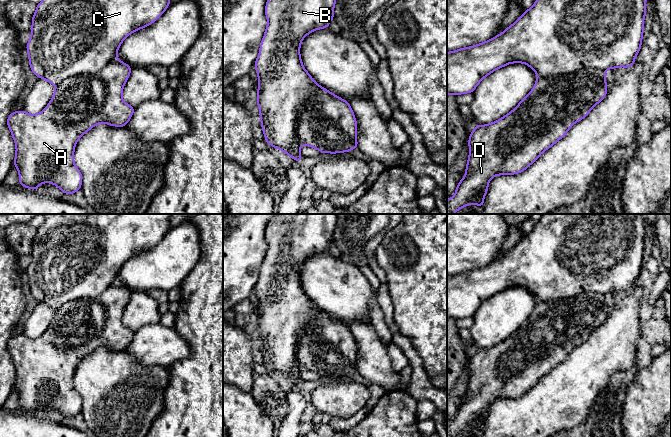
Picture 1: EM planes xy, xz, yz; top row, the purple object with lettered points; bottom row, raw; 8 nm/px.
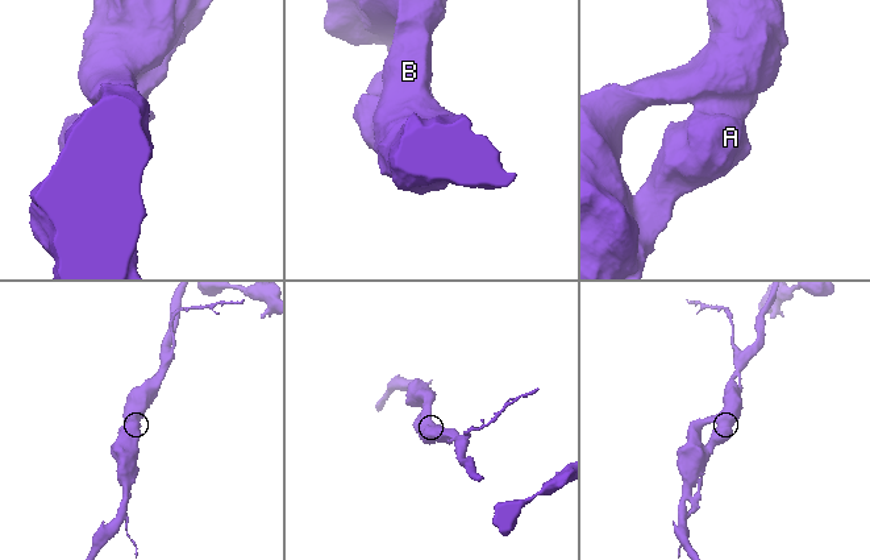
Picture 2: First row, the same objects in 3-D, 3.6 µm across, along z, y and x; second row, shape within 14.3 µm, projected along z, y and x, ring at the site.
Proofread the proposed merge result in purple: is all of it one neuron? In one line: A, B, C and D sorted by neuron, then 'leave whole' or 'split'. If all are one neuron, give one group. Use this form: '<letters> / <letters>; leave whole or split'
A D / B C; split

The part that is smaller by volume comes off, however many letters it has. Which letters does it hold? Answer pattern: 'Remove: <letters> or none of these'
Remove: A, D

